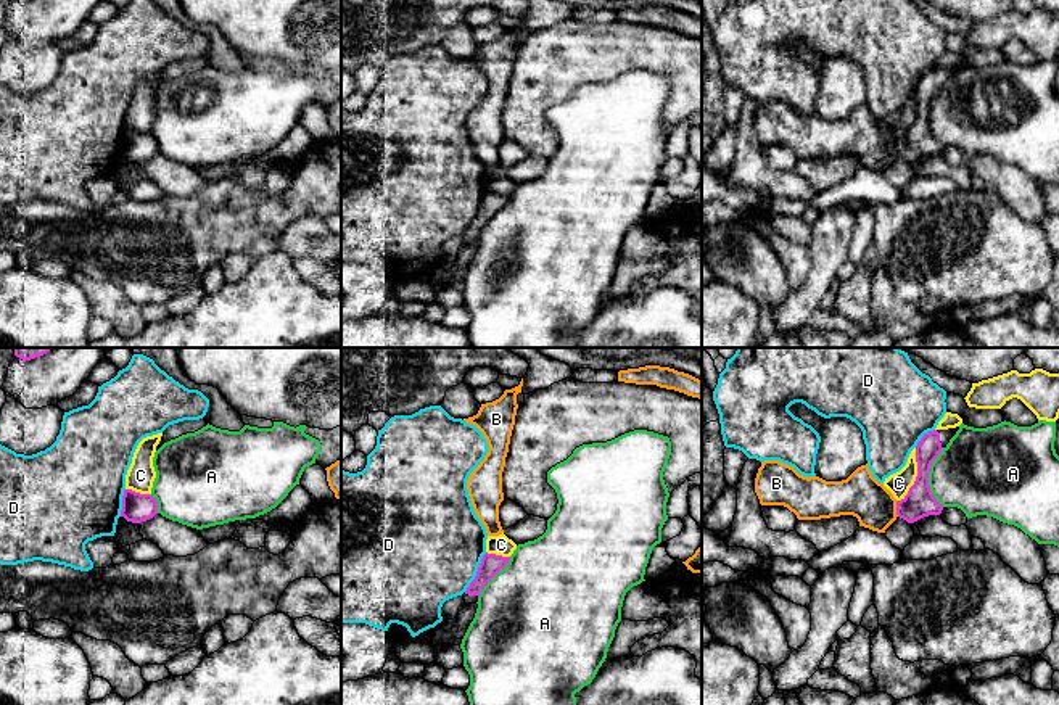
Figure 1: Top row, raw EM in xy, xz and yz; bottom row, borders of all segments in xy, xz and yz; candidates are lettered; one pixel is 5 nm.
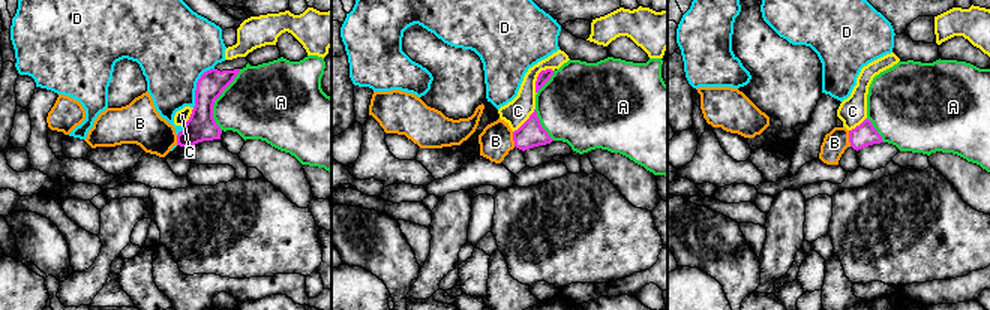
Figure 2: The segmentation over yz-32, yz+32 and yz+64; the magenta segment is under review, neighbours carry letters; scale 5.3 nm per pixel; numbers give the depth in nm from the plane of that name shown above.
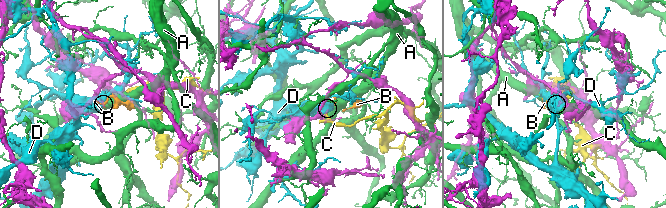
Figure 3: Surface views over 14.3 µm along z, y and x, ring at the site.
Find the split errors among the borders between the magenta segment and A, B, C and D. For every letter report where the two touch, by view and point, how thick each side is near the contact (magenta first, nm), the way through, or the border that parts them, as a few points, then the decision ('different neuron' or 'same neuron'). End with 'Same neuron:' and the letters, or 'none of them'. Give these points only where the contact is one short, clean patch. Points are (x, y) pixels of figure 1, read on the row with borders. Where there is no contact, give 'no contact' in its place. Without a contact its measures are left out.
A: contact yz (927, 477); calibres 150 and 400 nm; different neuron
B: contact yz (897, 509); calibres 150 and 220 nm; different neuron
C: contact yz (918, 475); calibres 150 and 120 nm; different neuron
D: contact xz (477, 572); calibres 110 and 500 nm; different neuron
Same neuron: none of them

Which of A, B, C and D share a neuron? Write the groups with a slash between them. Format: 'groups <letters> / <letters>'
groups A / B / C / D

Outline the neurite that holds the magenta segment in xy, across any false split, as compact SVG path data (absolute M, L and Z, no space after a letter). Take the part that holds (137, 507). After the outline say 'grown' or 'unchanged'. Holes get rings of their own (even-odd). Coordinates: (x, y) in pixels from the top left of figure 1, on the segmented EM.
M124 489L121 517L132 523L142 523L158 513L158 502L151 494Z; unchanged

